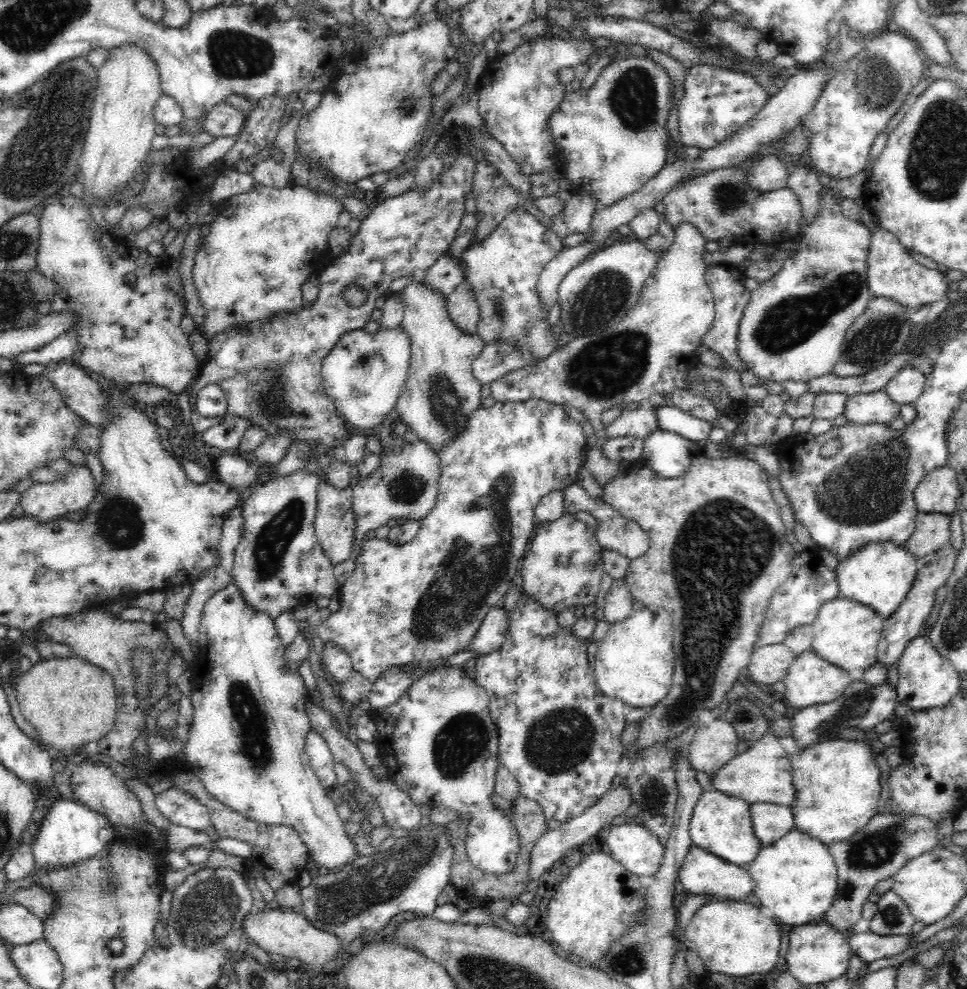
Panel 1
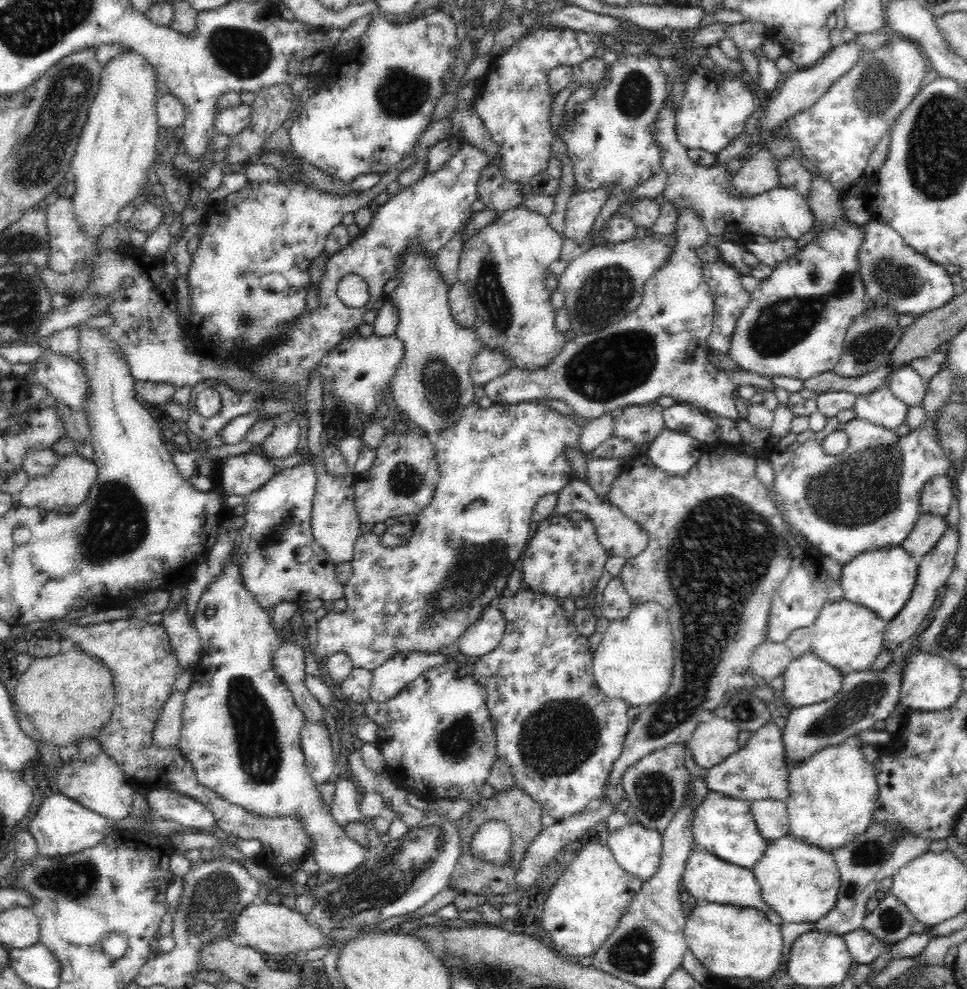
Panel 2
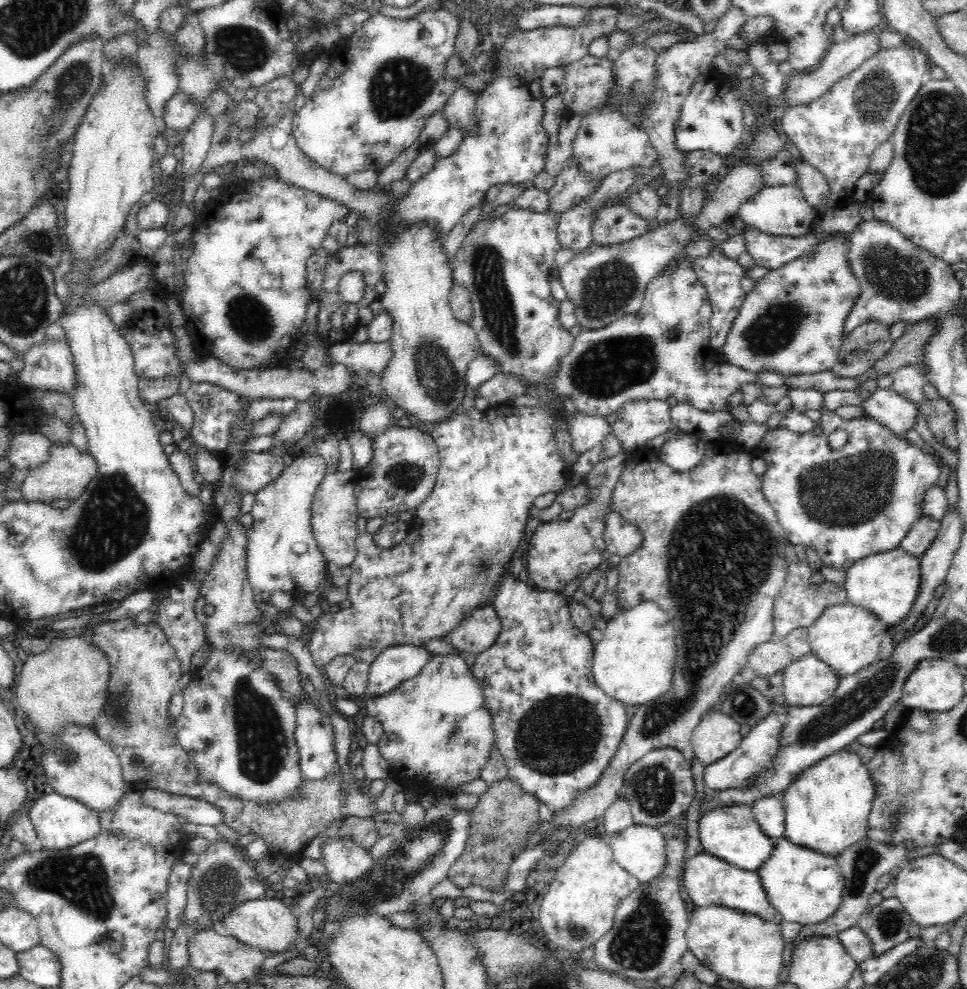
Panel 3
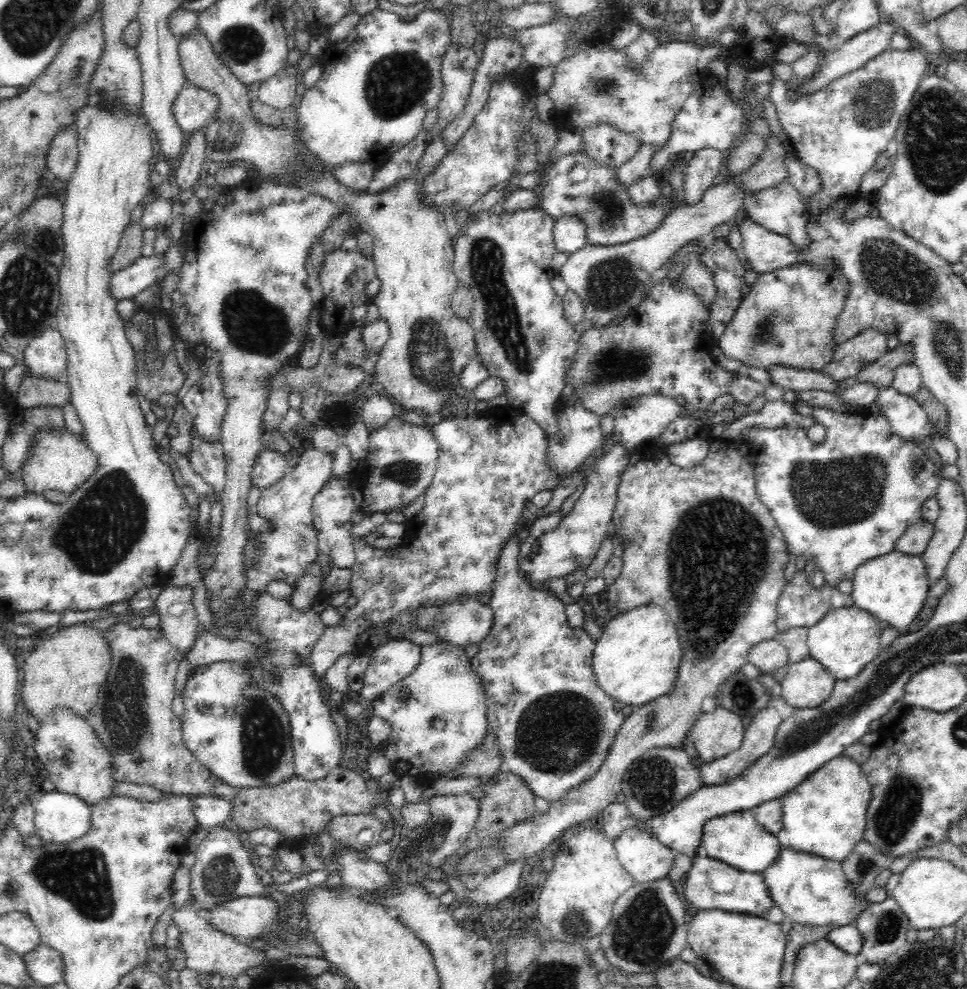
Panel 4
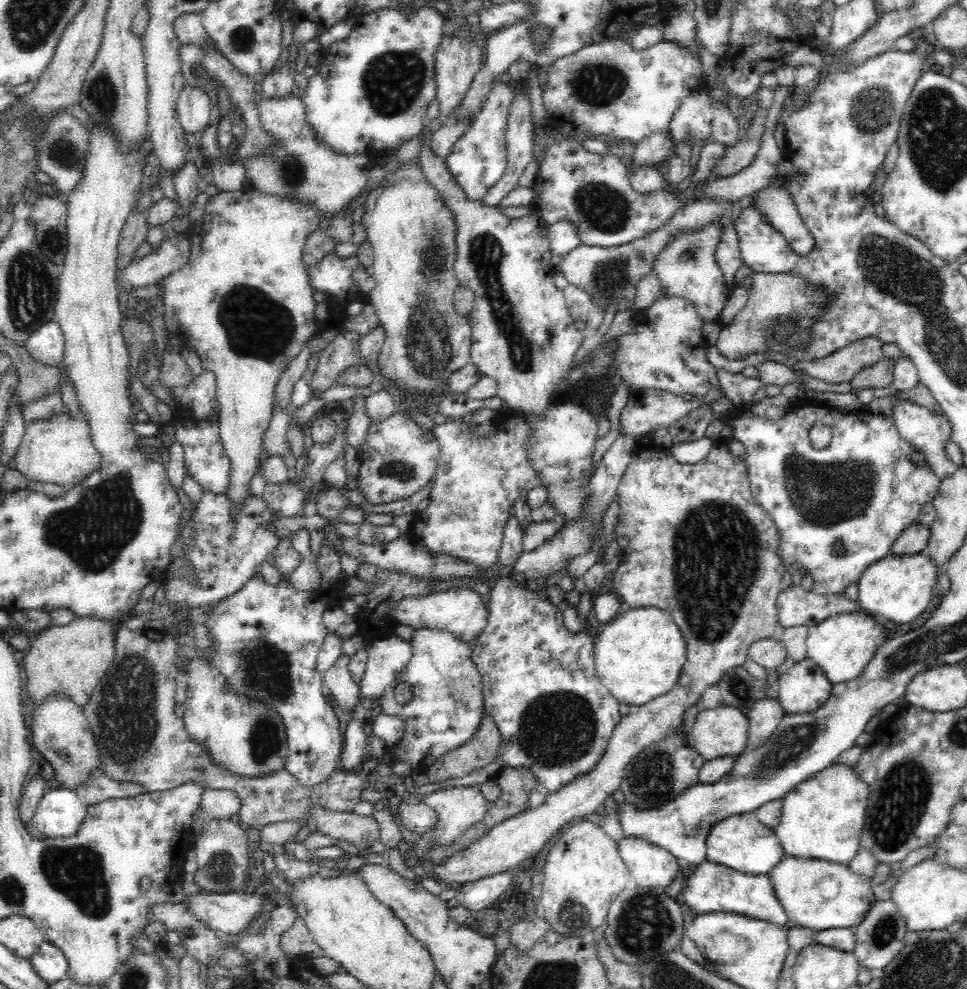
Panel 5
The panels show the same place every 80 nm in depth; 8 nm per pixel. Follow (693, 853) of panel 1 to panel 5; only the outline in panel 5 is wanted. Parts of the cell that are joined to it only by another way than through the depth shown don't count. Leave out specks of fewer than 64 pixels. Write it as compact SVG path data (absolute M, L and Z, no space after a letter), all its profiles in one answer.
M706 858L689 869L688 880L683 888L685 901L688 906L697 912L704 914L710 912L734 912L750 918L771 922L787 927L786 911L780 905L780 901L774 895L772 883L766 874L746 874L728 868L722 864L712 862Z

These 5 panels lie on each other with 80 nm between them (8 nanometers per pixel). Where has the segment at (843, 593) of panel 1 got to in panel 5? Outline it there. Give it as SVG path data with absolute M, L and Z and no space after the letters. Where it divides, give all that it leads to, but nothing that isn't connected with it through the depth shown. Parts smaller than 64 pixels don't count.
M925 553L912 555L890 555L874 562L860 574L857 604L860 610L882 622L908 624L918 618L932 597L932 588L937 582L938 571Z

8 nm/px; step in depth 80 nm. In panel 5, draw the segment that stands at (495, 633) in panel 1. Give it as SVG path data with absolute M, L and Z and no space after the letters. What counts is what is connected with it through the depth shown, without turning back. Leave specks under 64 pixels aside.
M456 588L426 598L406 598L393 608L393 616L399 624L408 624L413 629L448 631L458 640L468 643L483 633L488 622L488 609L476 592Z

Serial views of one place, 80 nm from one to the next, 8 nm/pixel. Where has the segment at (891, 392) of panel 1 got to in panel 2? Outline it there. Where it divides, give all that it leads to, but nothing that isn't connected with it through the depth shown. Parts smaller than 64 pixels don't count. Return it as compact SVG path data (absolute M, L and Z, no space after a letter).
M905 365L897 368L889 378L888 387L906 406L922 405L926 383L912 367Z

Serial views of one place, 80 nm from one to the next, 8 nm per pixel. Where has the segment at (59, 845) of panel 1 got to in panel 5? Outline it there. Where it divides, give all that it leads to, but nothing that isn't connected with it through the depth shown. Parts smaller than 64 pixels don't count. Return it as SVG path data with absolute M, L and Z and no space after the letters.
M51 785L43 794L31 823L44 838L70 838L80 830L87 808L72 789Z

